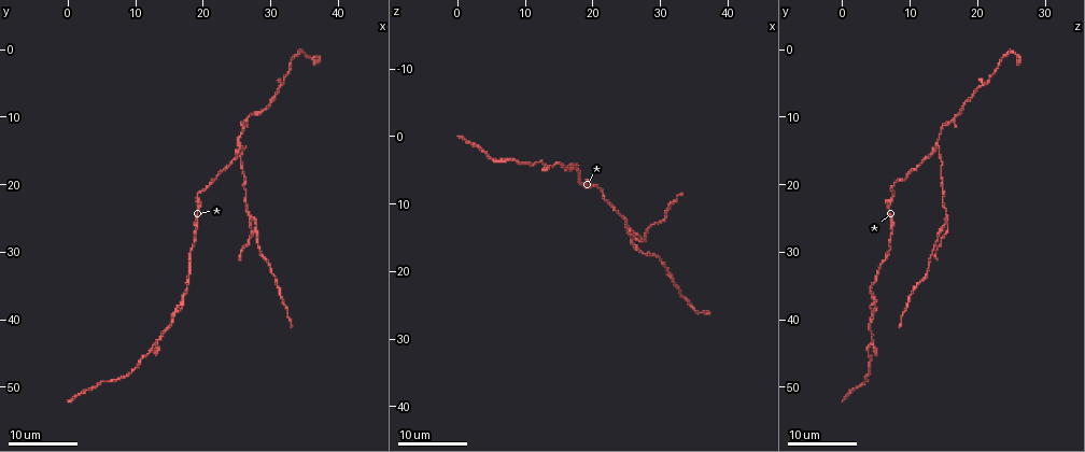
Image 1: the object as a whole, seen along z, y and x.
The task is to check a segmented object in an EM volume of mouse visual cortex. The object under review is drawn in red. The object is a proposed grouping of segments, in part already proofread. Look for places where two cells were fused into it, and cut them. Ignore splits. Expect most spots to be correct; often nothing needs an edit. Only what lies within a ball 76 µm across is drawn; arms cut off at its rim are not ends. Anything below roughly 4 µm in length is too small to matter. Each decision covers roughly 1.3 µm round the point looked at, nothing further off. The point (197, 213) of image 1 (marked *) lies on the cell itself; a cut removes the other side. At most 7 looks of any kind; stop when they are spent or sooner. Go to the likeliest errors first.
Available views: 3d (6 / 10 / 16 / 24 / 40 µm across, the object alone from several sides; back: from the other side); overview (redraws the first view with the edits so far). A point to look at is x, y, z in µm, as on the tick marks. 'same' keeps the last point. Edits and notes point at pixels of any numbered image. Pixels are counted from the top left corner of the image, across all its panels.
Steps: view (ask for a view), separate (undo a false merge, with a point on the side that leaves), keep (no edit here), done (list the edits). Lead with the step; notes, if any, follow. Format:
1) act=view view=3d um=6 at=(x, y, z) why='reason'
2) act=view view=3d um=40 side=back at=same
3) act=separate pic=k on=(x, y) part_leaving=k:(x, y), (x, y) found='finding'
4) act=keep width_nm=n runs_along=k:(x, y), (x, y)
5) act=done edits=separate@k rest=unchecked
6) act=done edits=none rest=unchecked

act=view view=3d um=16 at=(25.5, 14.5, 14.5) why='side arm on a straight run'

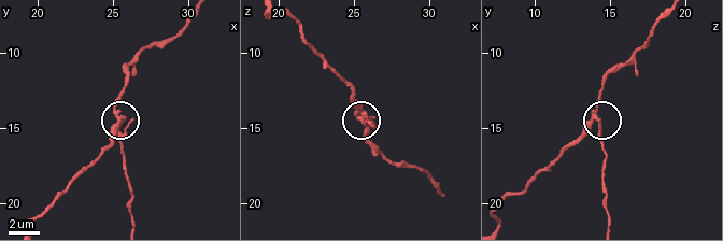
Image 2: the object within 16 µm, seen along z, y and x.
act=view view=3d um=6 at=same

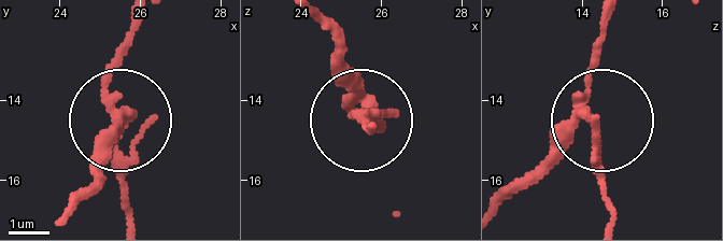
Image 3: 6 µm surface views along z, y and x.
act=separate pic=3 on=(127, 168) arms=3 part_leaving=3:(578, 117), (612, 216) found='a second cell is stuck on'

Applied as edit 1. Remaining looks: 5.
act=view view=overview

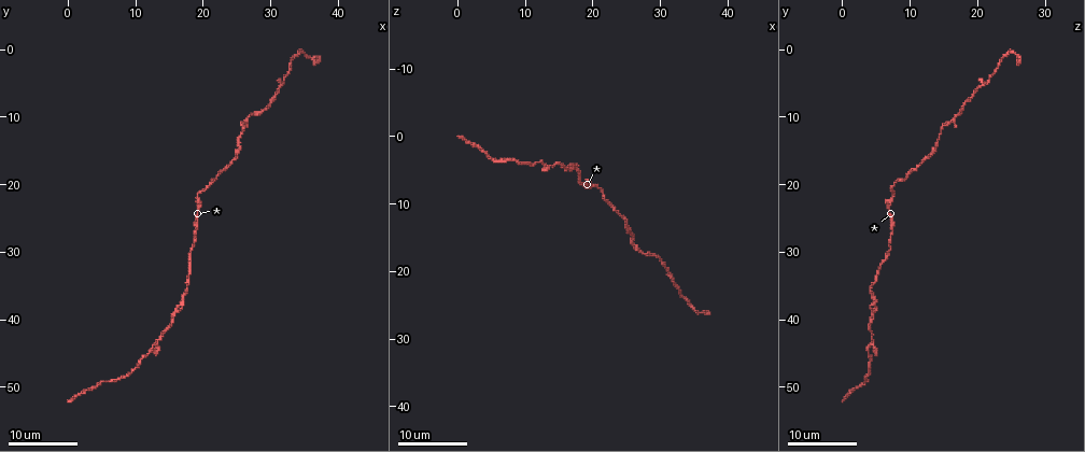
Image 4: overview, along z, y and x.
act=view view=3d um=24 at=(19.0, 22.0, 7.5) why='sudden change in width'

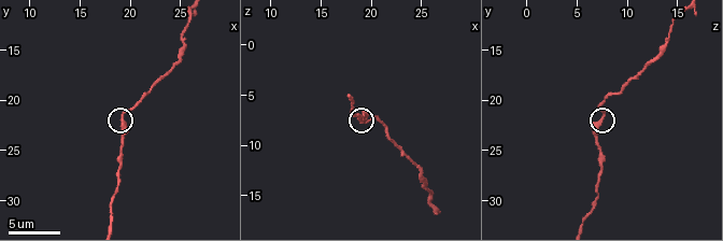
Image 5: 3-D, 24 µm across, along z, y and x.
act=view view=3d um=10 at=(19.0, 22.0, 7.6)

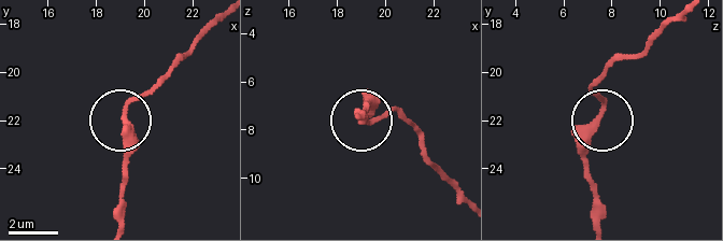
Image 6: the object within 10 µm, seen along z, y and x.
act=keep runs_along=6:(590, 174), (585, 139), (598, 114), (598, 80) found='continuous, no second cell'

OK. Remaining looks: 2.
act=view view=3d um=16 at=(26.5, 11.0, 16.0) why='three arms meet'

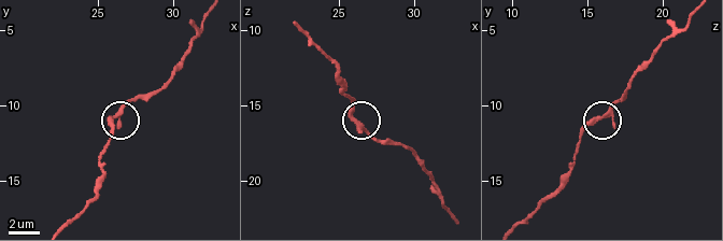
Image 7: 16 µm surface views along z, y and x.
act=view view=3d um=10 at=(26.4, 10.6, 16.4)

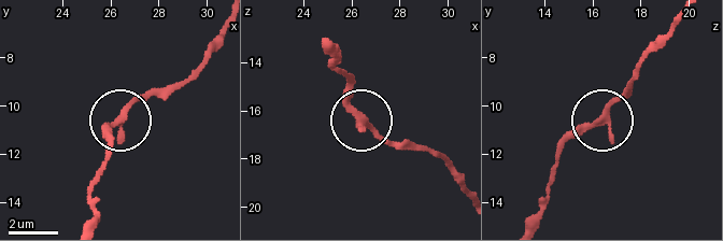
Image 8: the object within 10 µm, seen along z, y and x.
act=keep arms=3 runs_along=8:(327, 43), (348, 76), (354, 113), (401, 149) found='one cell here'

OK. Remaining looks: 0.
act=done edits=separate@3 rest=unchecked

